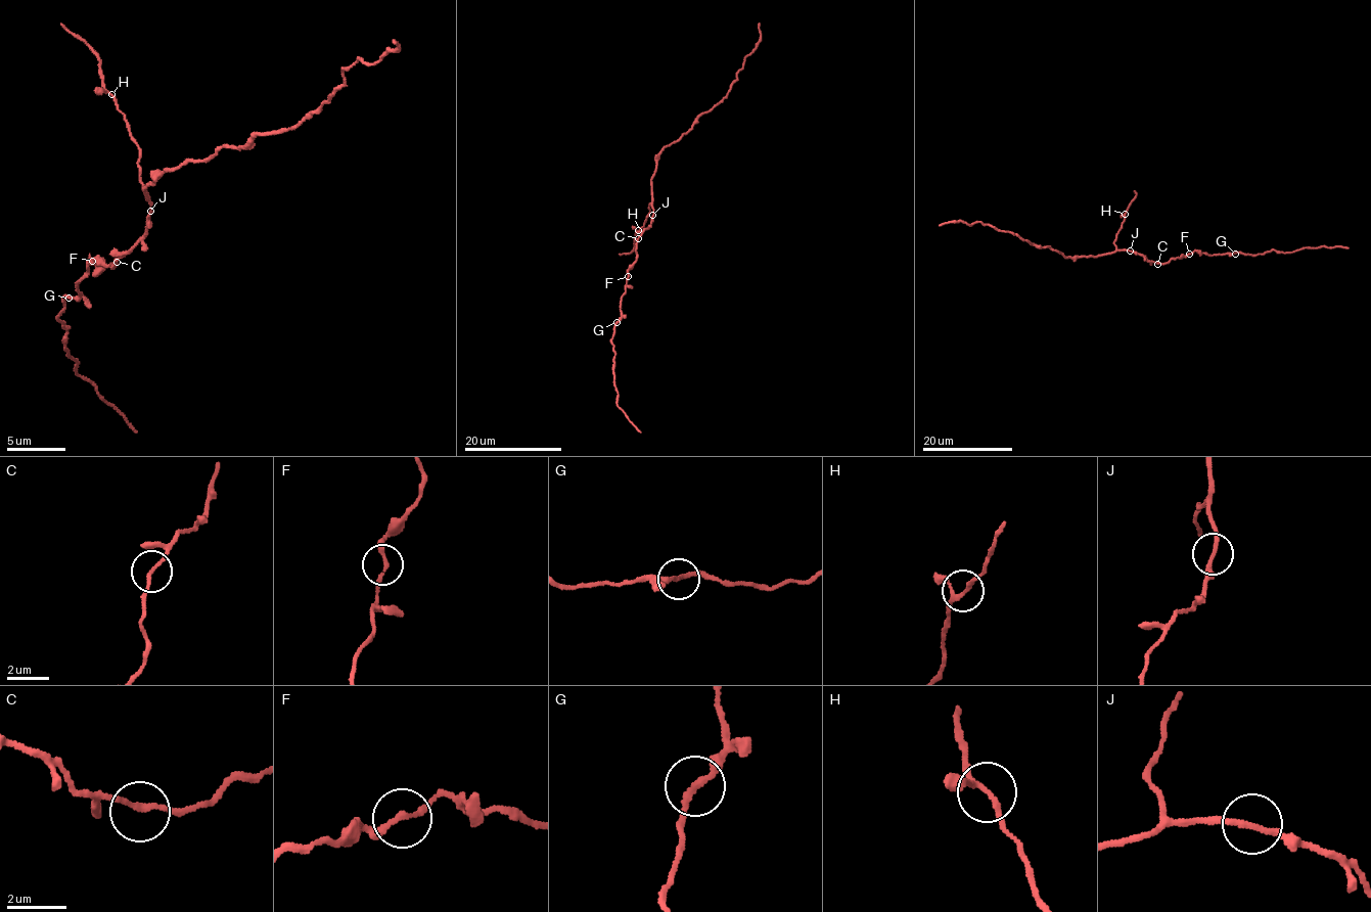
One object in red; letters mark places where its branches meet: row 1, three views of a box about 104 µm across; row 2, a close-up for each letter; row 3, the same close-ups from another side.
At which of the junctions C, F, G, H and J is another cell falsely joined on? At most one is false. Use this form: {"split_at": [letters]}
{"split_at": ["G"]}

